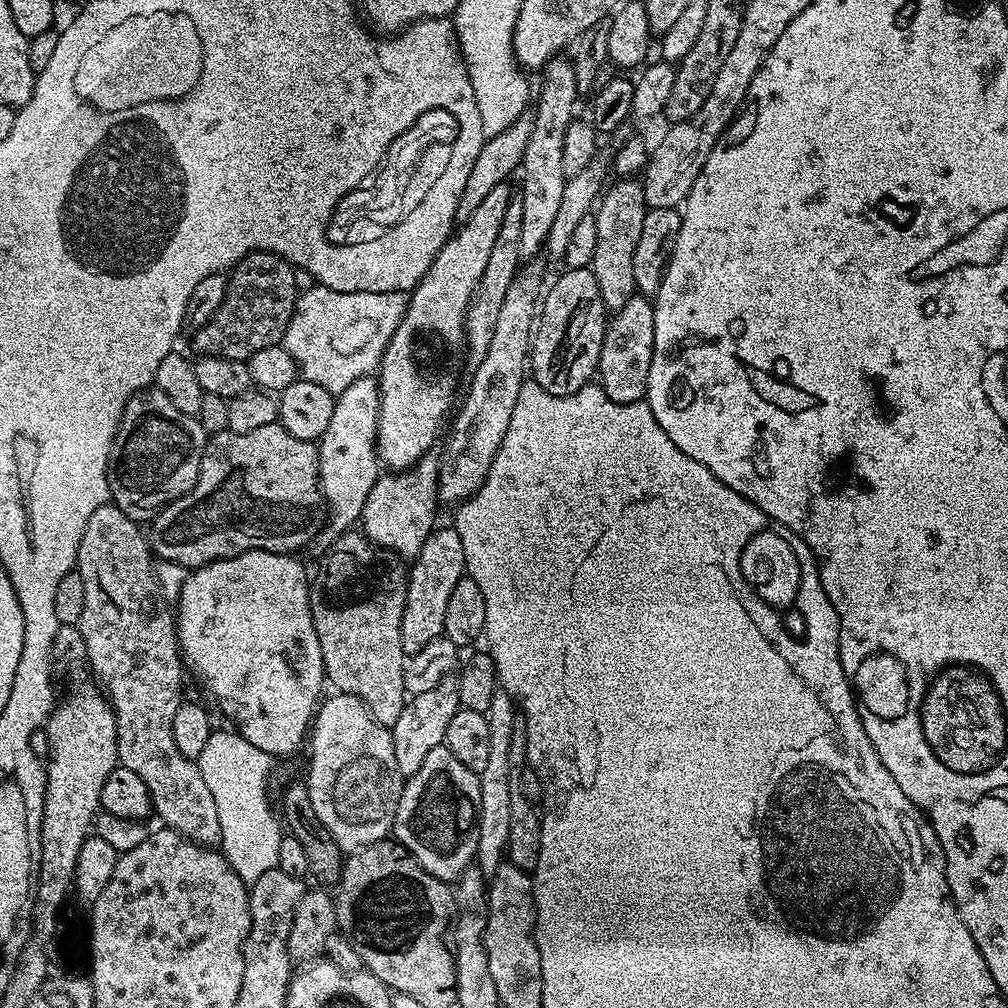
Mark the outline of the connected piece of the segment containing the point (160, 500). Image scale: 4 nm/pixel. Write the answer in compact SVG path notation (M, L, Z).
M156 387L135 392L124 403L124 413L108 455L108 494L127 516L152 512L192 490L200 473L206 433L200 421L182 414Z

